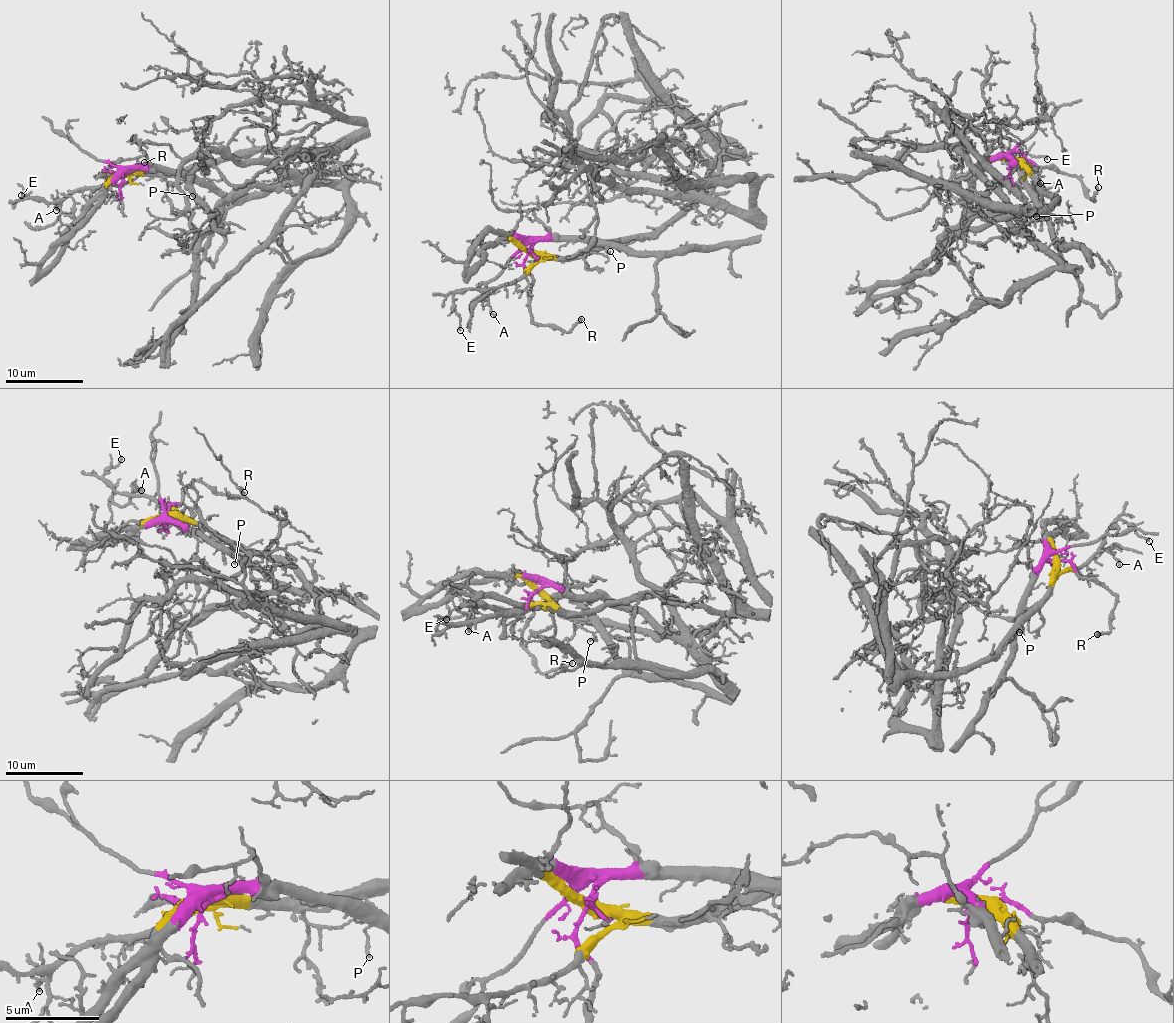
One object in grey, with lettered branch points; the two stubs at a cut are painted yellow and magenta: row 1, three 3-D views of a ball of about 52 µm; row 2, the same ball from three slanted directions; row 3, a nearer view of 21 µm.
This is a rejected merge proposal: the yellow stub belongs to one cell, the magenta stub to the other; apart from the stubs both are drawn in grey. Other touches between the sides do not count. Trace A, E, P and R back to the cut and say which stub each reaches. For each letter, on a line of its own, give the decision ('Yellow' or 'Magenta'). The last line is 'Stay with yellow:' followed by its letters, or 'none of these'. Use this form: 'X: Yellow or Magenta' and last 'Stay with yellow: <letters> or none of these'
A: Yellow
E: Yellow
P: Magenta
R: Magenta
Stay with yellow: A, E

